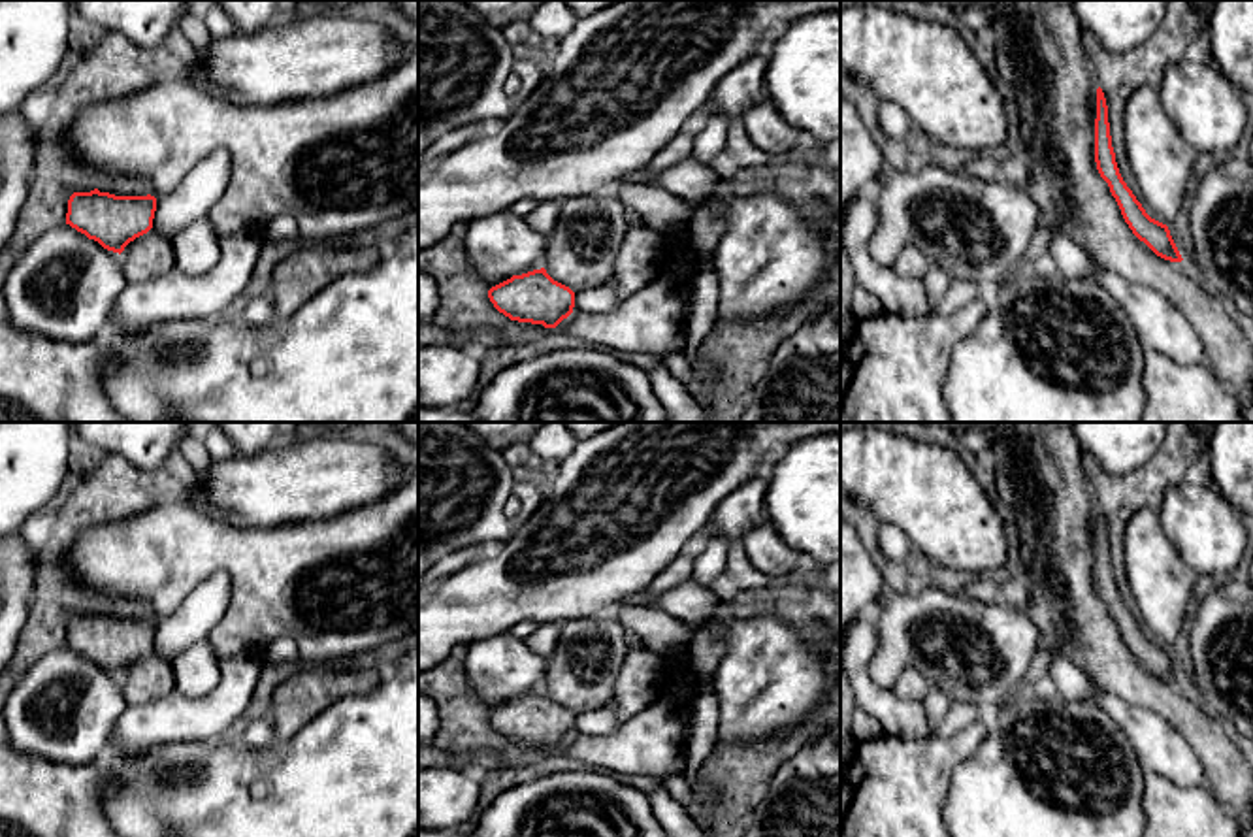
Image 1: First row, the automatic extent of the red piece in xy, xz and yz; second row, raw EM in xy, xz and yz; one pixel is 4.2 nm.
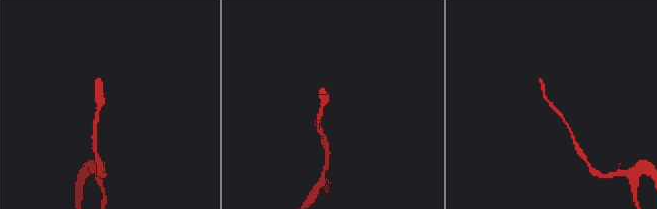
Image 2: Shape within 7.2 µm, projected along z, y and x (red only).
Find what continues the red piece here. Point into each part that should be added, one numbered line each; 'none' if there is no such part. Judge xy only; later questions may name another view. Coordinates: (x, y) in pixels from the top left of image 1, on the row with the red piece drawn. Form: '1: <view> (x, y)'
1: xy (149, 255)

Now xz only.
1: xz (581, 253)

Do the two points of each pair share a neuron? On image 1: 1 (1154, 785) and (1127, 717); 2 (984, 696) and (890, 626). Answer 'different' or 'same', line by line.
1: different
2: same

